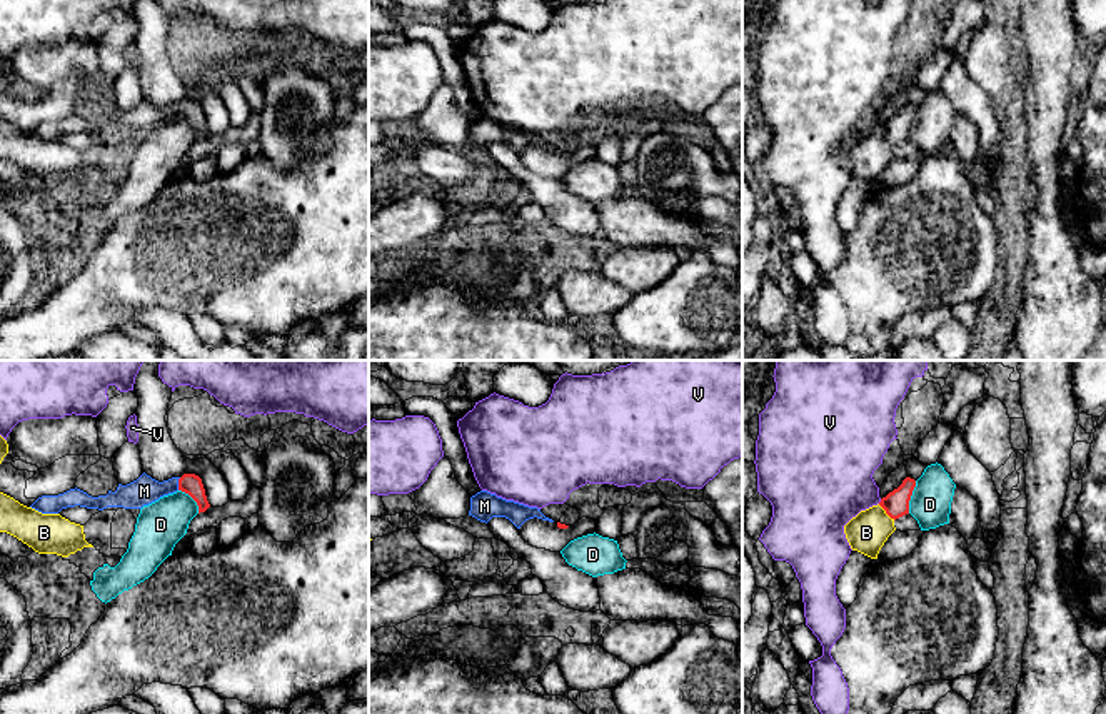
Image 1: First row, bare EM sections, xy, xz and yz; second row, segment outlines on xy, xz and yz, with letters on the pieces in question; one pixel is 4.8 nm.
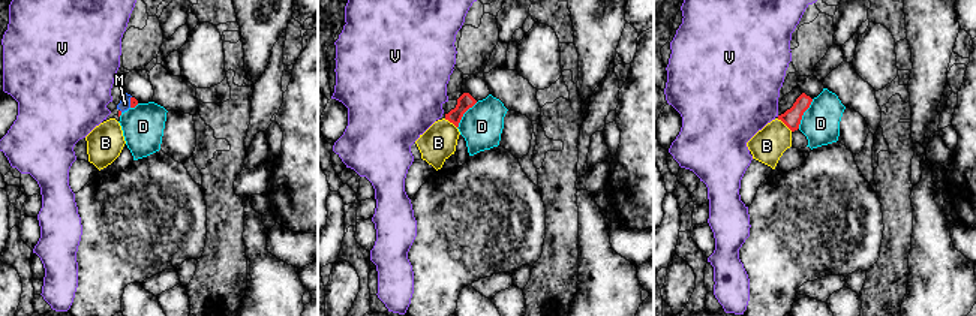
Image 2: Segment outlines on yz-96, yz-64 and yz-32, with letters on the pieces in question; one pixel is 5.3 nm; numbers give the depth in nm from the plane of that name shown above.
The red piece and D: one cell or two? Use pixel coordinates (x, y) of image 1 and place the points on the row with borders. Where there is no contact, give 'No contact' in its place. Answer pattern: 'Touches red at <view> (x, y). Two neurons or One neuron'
Touches red at yz (909, 497). Two neurons

